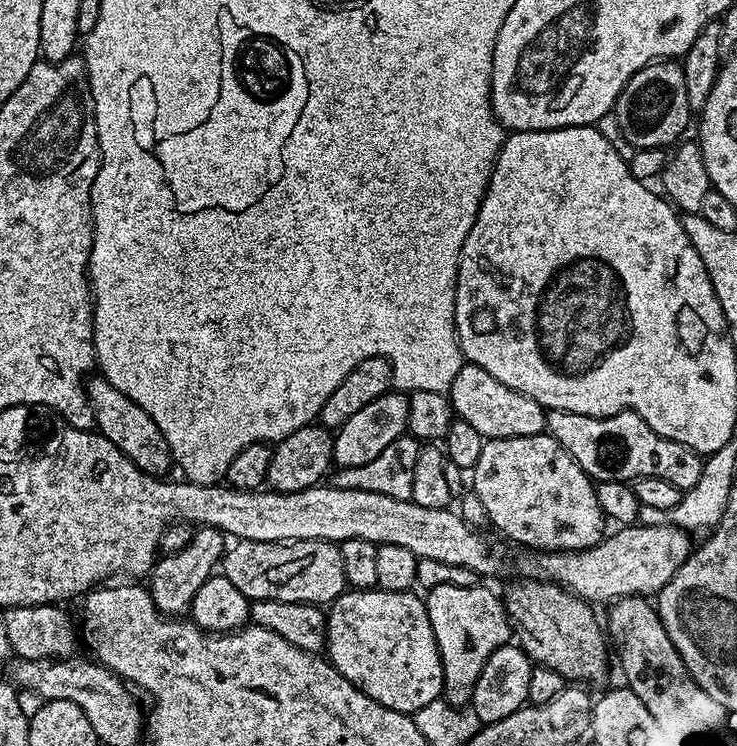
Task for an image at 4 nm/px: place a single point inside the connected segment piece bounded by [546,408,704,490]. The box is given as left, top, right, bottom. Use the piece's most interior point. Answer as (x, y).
(618, 447)

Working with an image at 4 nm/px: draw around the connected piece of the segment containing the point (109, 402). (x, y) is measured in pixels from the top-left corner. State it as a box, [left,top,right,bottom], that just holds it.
[86,375,174,477]

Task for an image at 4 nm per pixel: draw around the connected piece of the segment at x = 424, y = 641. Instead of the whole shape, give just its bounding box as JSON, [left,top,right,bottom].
[326,590,444,714]

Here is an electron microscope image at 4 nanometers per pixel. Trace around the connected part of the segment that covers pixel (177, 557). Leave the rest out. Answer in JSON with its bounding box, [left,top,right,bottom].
[146,526,226,618]

